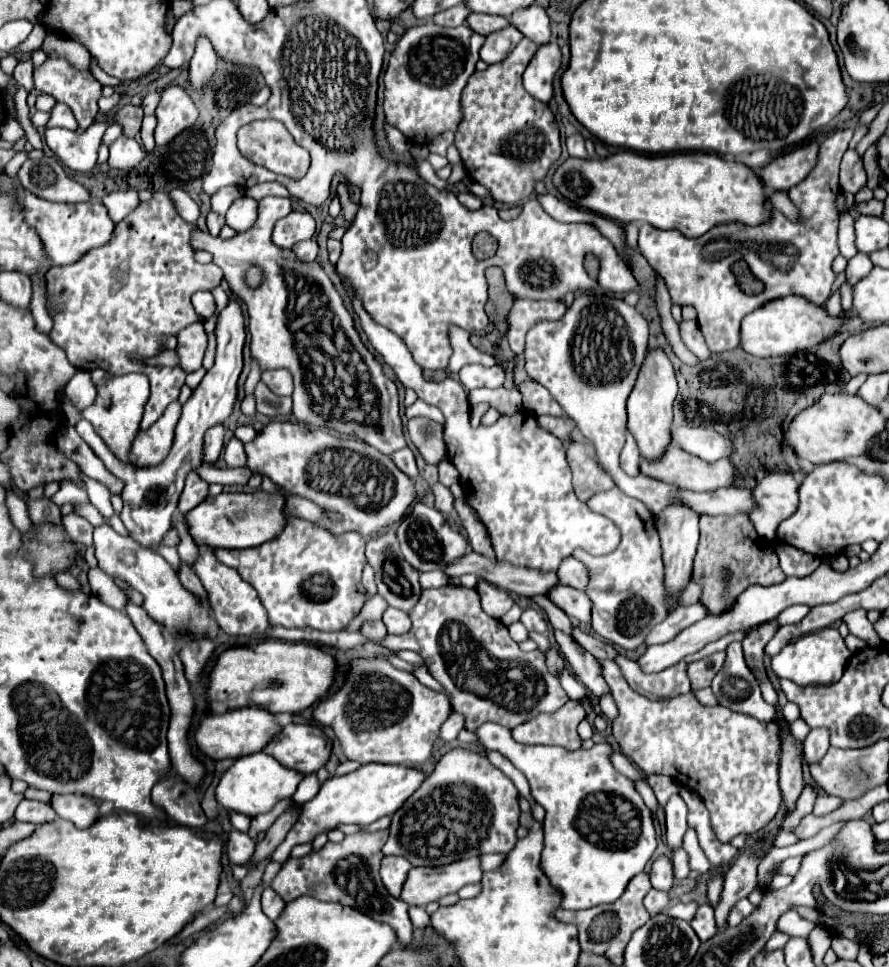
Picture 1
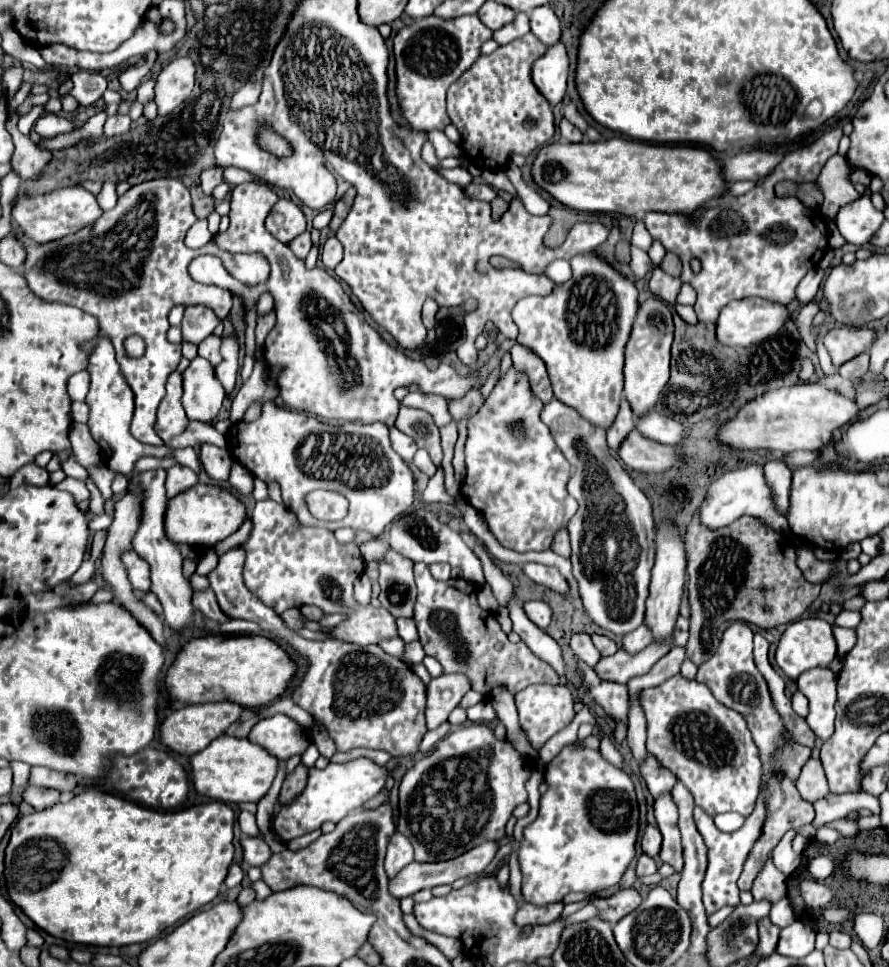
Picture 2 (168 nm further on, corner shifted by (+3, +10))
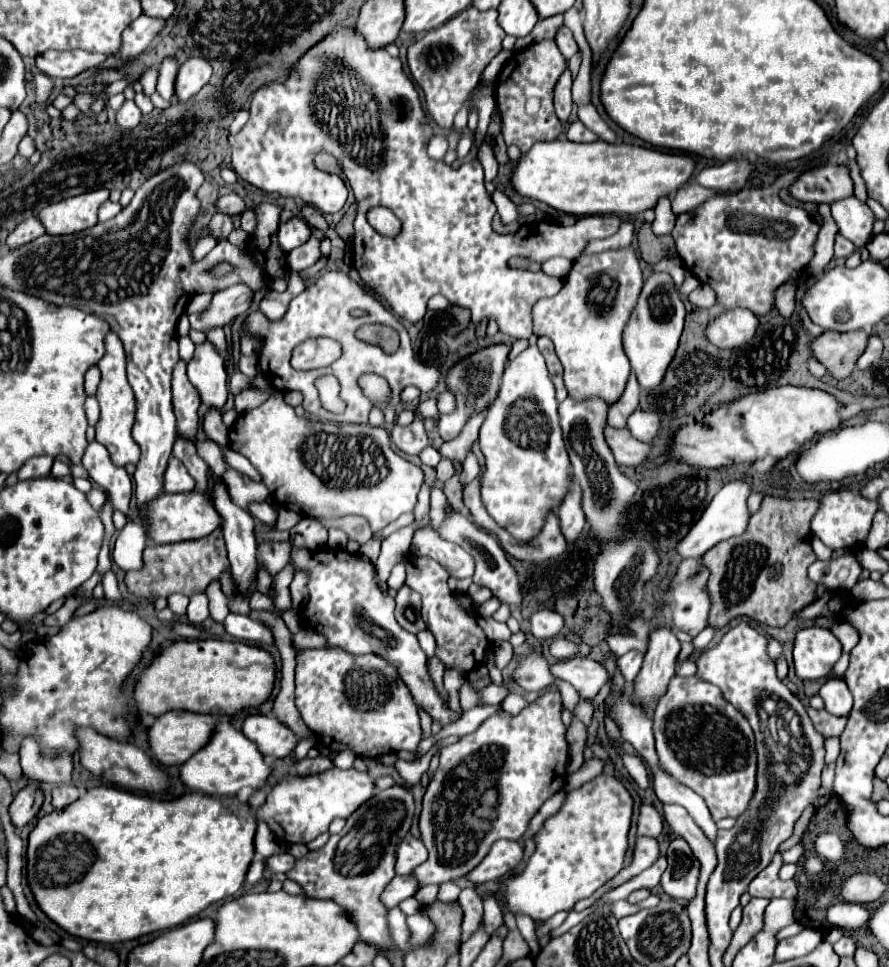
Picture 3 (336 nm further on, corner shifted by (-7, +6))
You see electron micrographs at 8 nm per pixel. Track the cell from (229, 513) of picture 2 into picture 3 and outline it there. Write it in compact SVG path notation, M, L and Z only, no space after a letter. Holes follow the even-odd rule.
M196 490L186 492L186 494L162 494L156 502L152 502L152 514L148 518L152 518L152 522L148 522L148 536L156 544L198 540L222 528L222 516L214 506L212 496L200 494Z

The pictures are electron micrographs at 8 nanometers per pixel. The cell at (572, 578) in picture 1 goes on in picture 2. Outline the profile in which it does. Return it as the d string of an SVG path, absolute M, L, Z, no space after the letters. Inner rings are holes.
M562 526L562 530L558 530L558 534L554 534L552 550L564 558L570 558L570 538L568 538L568 530L564 526Z

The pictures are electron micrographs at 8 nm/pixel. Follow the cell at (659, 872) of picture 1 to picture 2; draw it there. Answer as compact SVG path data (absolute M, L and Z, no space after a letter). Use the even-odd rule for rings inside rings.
M648 824L648 826L644 828L644 832L640 834L640 846L642 846L642 850L644 850L646 854L650 854L650 856L658 856L660 846L662 846L660 830L658 830L656 826Z

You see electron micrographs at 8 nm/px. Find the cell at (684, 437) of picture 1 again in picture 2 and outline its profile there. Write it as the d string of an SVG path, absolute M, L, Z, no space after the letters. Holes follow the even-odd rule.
M650 412L650 414L644 414L642 418L636 418L634 422L636 422L636 430L650 440L656 440L660 444L670 444L670 446L682 442L684 426L672 420L670 416Z

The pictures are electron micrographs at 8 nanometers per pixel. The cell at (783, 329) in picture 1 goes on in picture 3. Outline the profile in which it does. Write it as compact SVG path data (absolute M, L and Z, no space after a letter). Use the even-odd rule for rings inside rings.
M746 308L722 312L706 330L708 340L718 348L746 346L760 328L760 318Z

